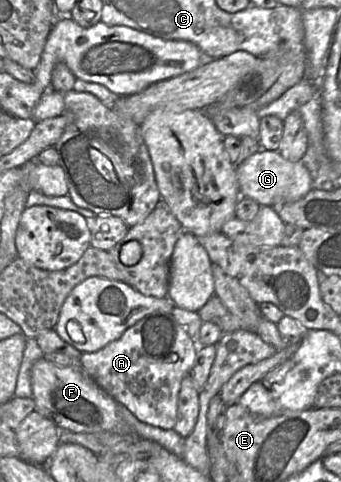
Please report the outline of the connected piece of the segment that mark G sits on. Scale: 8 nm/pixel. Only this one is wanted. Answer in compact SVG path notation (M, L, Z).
M259 150L241 163L236 164L236 176L241 197L248 197L261 206L282 206L295 202L313 187L311 175L301 161L284 159L278 151Z

